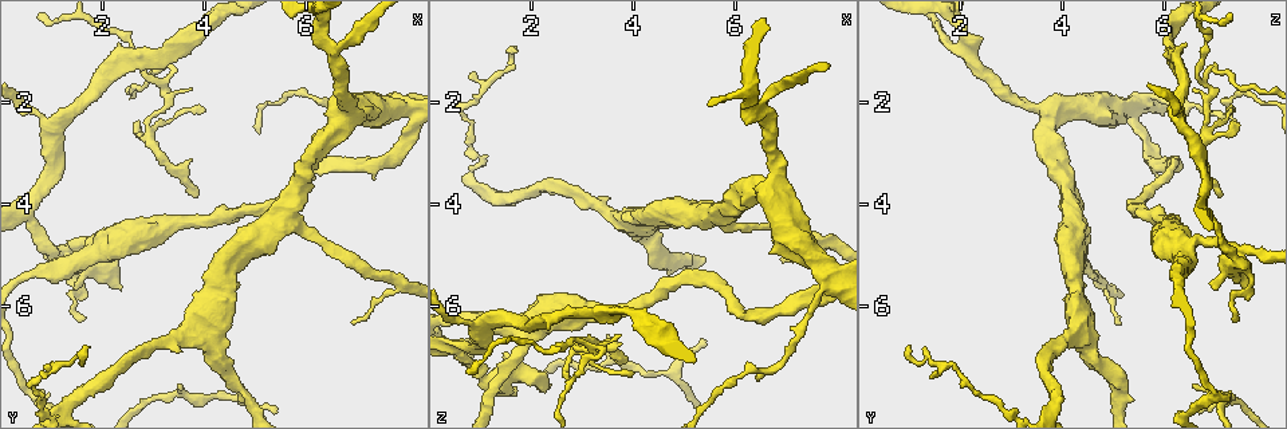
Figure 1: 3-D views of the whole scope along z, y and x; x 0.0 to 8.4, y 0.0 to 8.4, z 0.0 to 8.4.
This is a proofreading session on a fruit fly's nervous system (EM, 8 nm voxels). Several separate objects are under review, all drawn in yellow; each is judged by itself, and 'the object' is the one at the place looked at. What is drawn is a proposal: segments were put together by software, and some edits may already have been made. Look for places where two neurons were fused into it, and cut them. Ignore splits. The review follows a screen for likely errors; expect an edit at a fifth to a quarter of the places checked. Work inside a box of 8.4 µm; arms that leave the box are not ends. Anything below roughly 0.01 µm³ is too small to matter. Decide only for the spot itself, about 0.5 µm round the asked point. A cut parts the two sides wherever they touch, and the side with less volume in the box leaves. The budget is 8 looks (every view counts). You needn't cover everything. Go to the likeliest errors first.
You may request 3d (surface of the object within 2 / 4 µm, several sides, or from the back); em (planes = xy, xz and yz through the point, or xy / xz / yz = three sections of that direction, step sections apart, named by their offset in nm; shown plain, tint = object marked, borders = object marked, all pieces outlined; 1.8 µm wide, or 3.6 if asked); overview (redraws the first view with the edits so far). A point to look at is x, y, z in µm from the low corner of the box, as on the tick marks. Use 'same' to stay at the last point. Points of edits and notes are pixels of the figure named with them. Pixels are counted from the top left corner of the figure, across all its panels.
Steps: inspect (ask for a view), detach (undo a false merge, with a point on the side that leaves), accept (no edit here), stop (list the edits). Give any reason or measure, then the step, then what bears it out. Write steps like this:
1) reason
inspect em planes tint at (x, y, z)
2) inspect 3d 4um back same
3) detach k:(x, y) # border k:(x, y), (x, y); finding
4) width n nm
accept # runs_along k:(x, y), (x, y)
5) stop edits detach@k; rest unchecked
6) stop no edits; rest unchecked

inspect 3d 2um at (7.70, 2.10, 5.20)

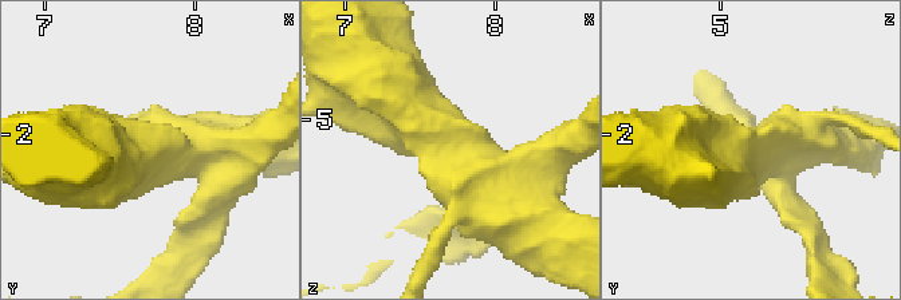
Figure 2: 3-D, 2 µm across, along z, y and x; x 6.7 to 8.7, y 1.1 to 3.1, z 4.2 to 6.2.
arms 4; need the tissue
inspect em xy step 16 plain at (7.74, 2.12, 5.20)

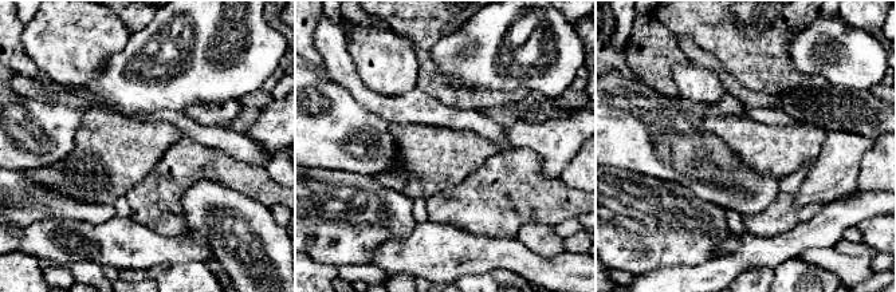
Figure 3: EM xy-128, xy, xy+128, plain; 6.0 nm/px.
with the object marked
inspect em xy step 16 tint same

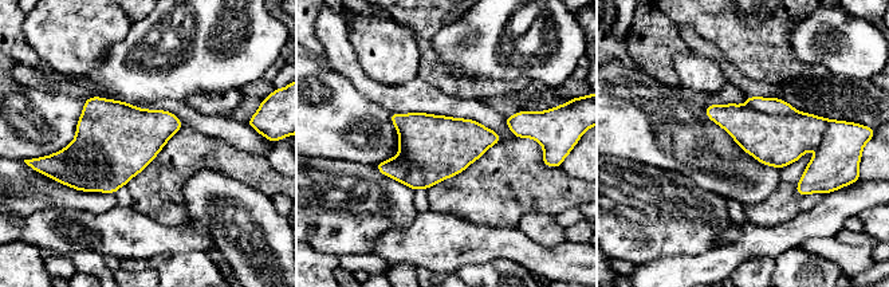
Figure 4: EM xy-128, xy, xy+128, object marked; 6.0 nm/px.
detach 4:(775, 106) # two neurons meet here

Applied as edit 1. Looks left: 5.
branch point
inspect 3d 2um at (3.20, 1.60, 6.85)

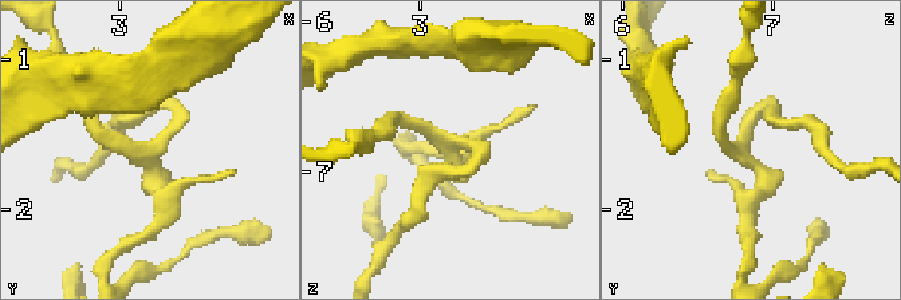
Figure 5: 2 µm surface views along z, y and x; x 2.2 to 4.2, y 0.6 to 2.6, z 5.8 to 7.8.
now the EM
inspect em planes tint at (3.18, 1.68, 6.86)

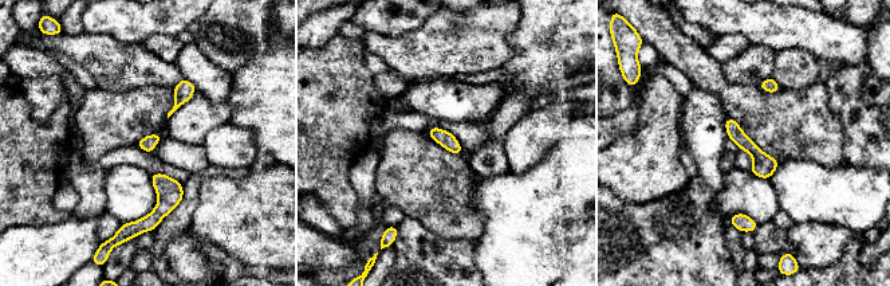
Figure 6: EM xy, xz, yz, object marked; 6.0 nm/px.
accept # runs_along 6:(728, 122), (759, 156), (767, 175); continuous, no second neuron

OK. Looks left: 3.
thin neck
inspect 3d 4um at (0.50, 4.25, 6.80)

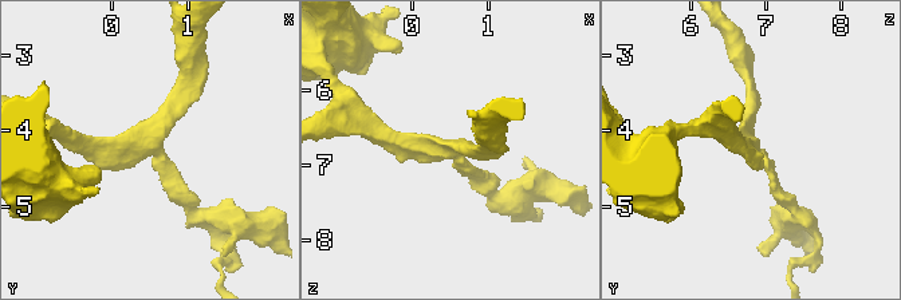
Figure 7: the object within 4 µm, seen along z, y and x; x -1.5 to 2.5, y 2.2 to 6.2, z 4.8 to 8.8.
inspect em 3.6um planes tint at (0.55, 4.20, 6.85)

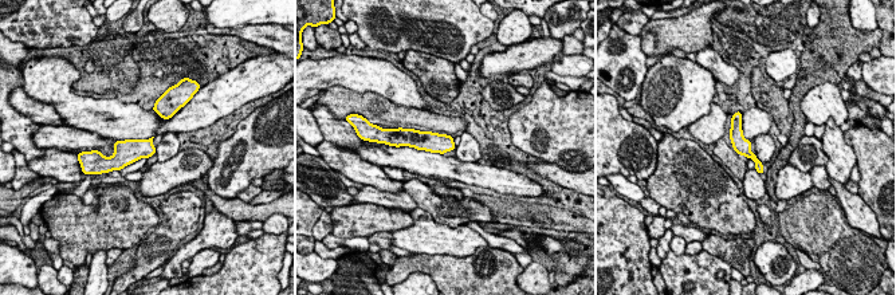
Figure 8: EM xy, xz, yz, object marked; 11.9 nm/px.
accept # runs_along 8:(738, 115), (737, 140), (759, 168); continuous, no second neuron

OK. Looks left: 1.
stop edits detach@4; rest unchecked

